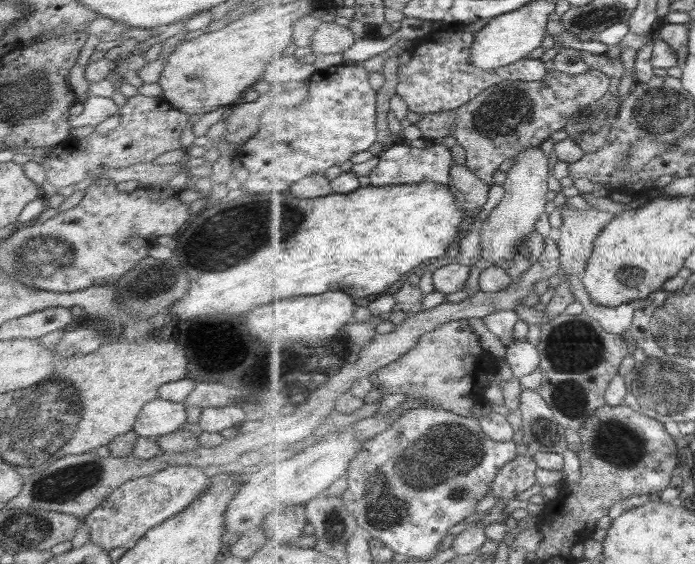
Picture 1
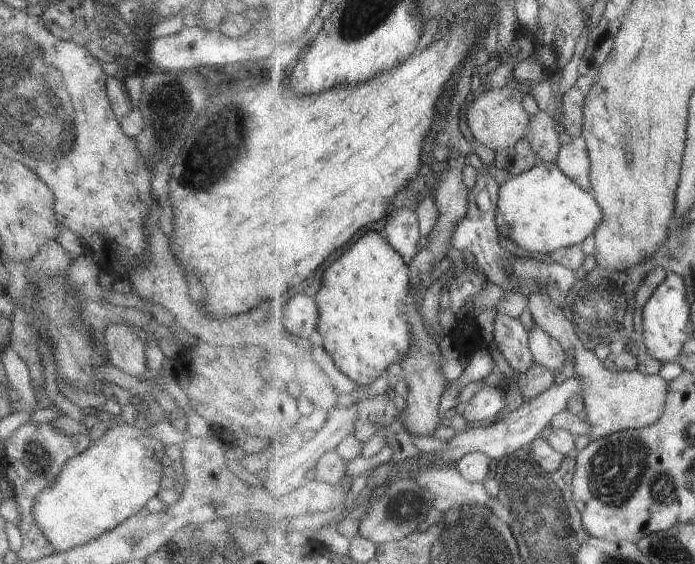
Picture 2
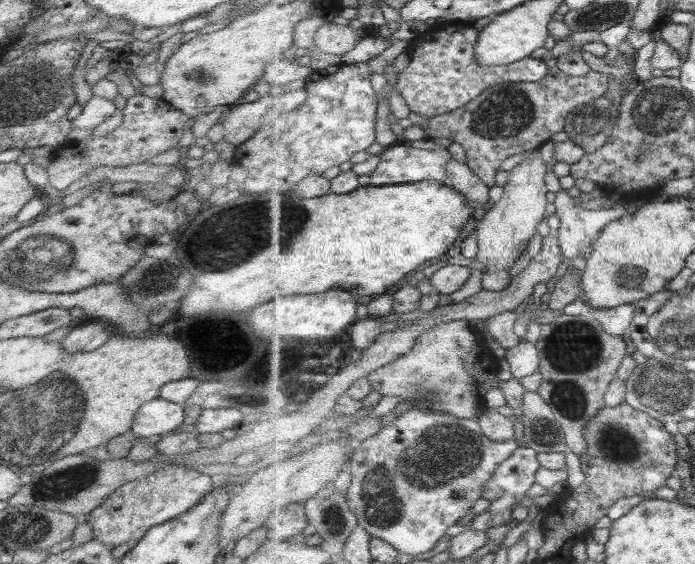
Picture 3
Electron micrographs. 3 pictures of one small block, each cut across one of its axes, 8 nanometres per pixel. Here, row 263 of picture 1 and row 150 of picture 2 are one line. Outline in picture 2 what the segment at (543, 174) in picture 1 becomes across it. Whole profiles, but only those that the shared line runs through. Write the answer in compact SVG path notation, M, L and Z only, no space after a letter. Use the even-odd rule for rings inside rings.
M512 84L501 88L486 88L475 95L467 108L467 123L474 139L496 154L507 148L513 148L515 144L523 140L529 132L532 117L523 104L526 91Z

